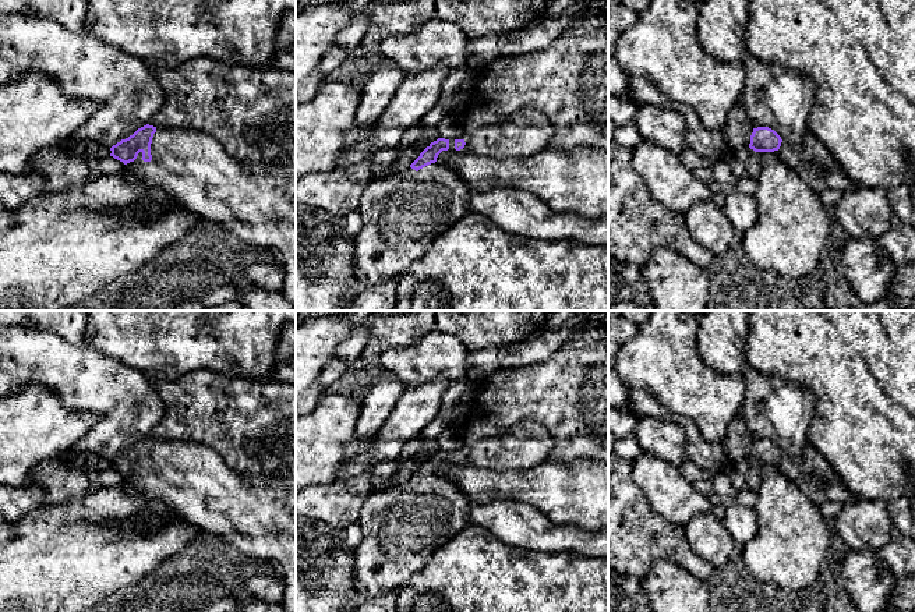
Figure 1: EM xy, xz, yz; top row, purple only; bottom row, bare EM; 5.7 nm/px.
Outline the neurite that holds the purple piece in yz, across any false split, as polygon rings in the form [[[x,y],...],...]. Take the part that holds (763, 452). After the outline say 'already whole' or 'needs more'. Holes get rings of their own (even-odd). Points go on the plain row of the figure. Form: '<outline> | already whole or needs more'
[[[769,439],[753,441],[748,463],[746,488],[759,489],[762,470],[766,464],[774,464],[817,506],[824,502],[844,505],[856,499],[833,466],[810,442],[806,443],[799,456],[792,457]]] | needs more

